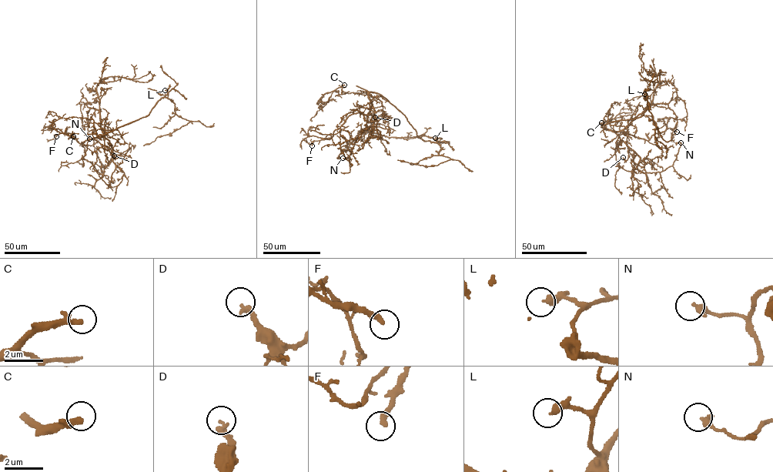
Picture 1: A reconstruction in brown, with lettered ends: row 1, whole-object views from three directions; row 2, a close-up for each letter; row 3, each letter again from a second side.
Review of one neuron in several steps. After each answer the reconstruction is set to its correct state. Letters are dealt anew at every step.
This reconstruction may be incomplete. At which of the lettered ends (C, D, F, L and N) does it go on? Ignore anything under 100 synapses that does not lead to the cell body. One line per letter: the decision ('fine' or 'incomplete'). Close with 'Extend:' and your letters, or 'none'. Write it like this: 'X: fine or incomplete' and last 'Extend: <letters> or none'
C: incomplete
D: fine
F: fine
L: fine
N: fine
Extend: C

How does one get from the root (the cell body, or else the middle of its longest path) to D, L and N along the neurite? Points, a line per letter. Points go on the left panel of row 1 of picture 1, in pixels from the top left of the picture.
D: (114, 130), (97, 136), (108, 140), (111, 147), (108, 150), (115, 158), (114, 155)
L: (114, 130), (148, 115), (159, 100), (167, 97), (167, 91), (165, 90)
N: (114, 130), (97, 136), (108, 140), (114, 154), (112, 159), (104, 167), (94, 149), (94, 141), (89, 138)

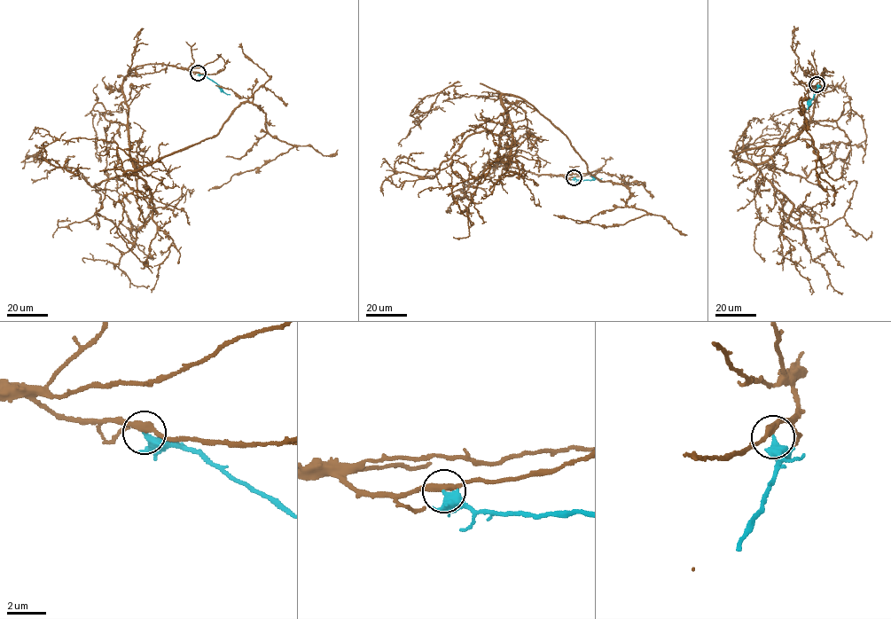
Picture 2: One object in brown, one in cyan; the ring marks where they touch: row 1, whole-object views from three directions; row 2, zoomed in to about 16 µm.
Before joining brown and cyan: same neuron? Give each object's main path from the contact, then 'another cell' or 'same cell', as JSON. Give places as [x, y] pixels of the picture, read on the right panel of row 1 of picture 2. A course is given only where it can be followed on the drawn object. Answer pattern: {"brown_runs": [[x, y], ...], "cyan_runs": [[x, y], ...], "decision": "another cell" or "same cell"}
{"brown_runs": [[817, 83], [825, 67], [809, 121], [764, 162], [733, 156], [794, 141], [806, 119], [832, 206]], "cyan_runs": [[817, 84], [807, 108]], "decision": "another cell"}

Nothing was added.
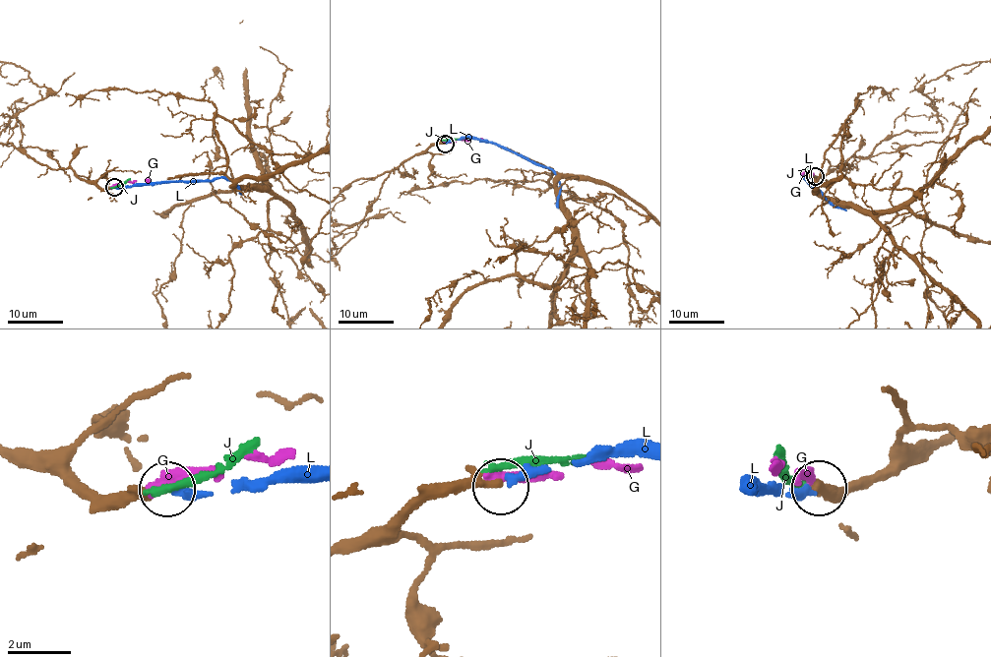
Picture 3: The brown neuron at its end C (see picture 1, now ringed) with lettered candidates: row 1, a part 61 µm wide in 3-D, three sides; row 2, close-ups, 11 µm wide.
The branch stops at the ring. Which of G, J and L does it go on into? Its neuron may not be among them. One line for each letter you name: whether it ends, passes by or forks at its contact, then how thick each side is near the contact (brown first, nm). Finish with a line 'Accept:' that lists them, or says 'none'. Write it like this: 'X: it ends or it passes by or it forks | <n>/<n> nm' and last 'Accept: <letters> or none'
Accept: none

